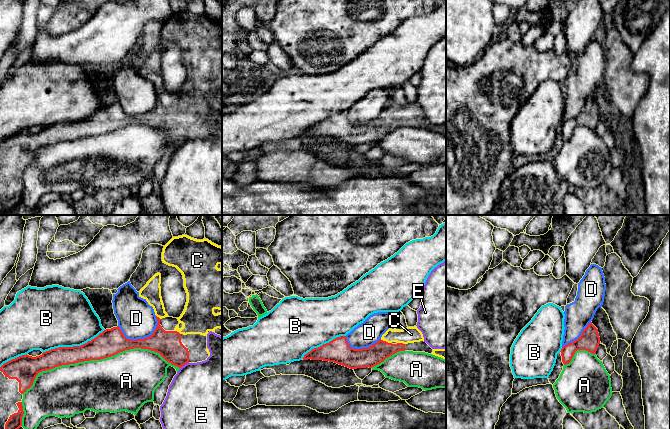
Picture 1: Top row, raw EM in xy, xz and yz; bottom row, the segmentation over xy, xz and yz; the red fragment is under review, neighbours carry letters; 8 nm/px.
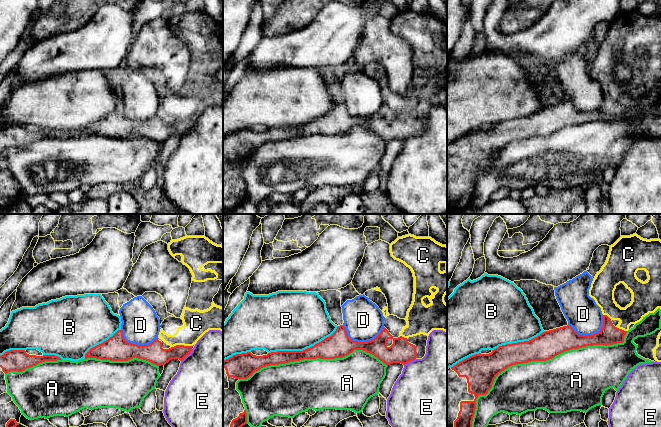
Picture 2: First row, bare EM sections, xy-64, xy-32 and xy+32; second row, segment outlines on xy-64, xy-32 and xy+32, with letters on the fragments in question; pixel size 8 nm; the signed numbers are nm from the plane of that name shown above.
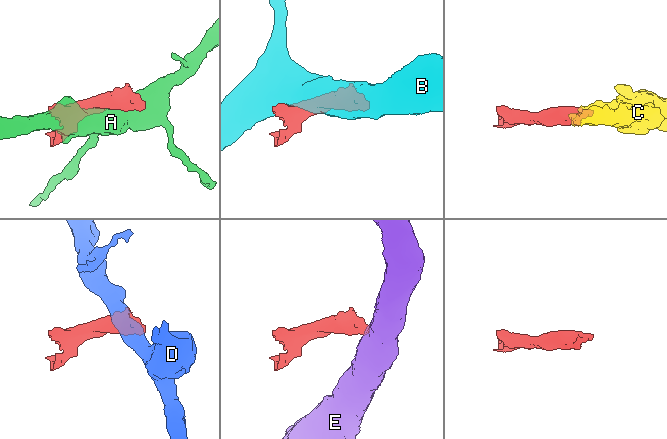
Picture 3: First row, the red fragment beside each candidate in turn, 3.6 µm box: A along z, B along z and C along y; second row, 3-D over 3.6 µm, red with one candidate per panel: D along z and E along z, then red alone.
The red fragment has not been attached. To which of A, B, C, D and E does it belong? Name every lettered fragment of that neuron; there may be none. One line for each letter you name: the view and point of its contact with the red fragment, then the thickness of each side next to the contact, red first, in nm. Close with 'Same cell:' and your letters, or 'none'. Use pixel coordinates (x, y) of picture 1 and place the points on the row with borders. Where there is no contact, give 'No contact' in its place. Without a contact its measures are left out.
C: Touches red at xz (386, 342). Thickness 160 nm (red) against 130 nm
Same cell: C

